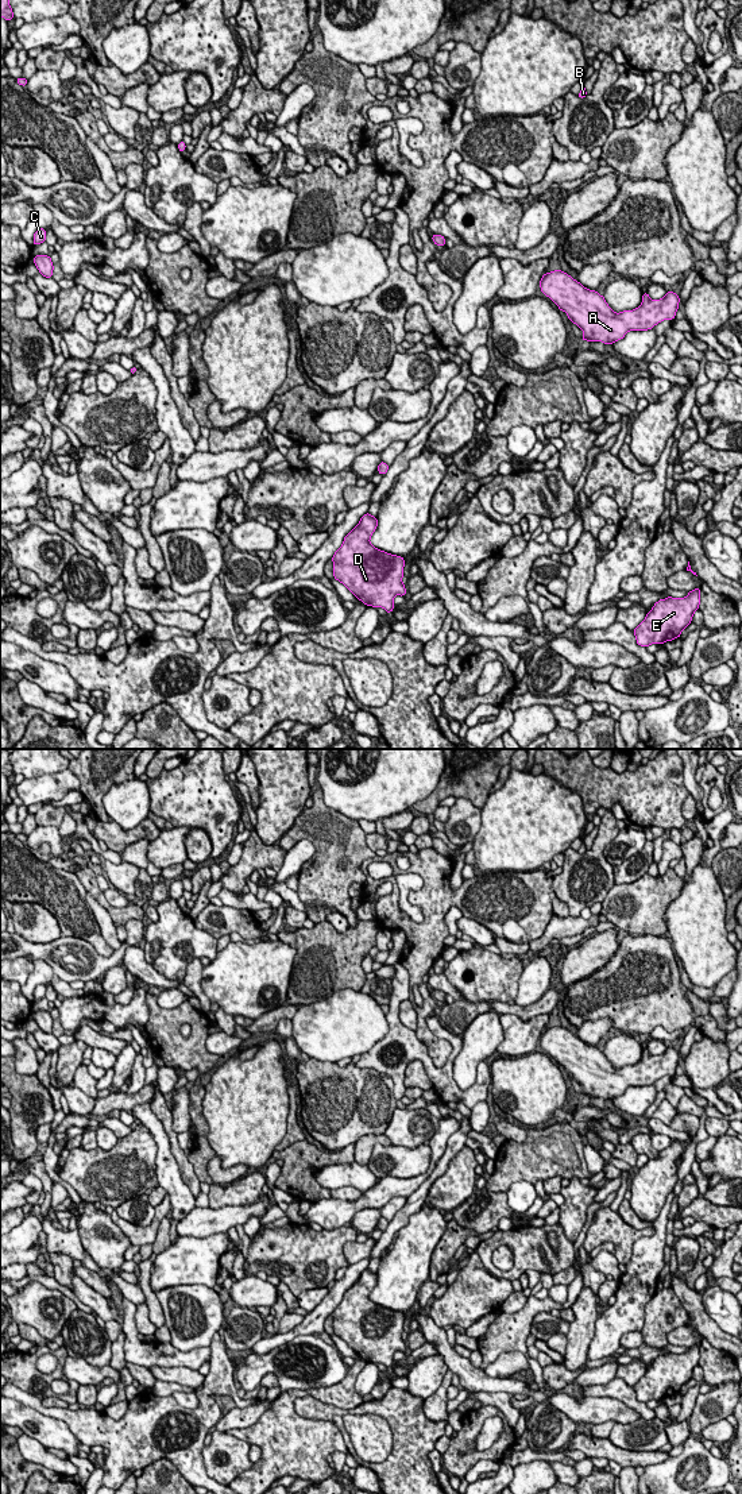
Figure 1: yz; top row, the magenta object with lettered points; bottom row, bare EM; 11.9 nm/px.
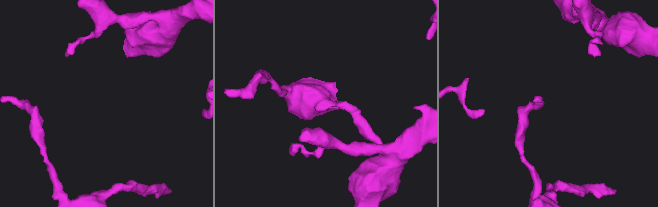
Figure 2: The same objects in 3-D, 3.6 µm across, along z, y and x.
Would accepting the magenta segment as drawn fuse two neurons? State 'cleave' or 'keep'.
keep

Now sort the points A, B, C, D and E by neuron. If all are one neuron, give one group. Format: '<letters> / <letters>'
A B C D E

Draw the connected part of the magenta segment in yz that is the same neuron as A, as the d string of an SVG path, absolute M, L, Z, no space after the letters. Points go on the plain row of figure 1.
M561 1026L544 1028L540 1036L541 1047L549 1053L560 1066L568 1070L568 1076L576 1080L581 1086L581 1096L603 1097L604 1100L614 1100L615 1097L625 1093L629 1086L648 1086L653 1085L654 1081L664 1076L673 1076L679 1065L680 1054L672 1046L666 1047L664 1054L650 1055L648 1047L642 1050L642 1058L633 1066L623 1066L615 1069L604 1053L596 1046L586 1045L579 1036Z

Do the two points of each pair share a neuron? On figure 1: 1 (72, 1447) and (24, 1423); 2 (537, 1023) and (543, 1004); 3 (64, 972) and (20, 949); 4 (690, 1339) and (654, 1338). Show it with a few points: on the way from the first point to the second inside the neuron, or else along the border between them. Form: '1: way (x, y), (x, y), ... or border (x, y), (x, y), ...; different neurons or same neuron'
1: way (60, 1436), (37, 1425); same neuron
2: border (509, 1012), (525, 1020), (548, 1014); different neurons
3: way (54, 961), (45, 952), (31, 949); same neuron
4: border (686, 1324), (673, 1328), (667, 1335), (667, 1342); different neurons

